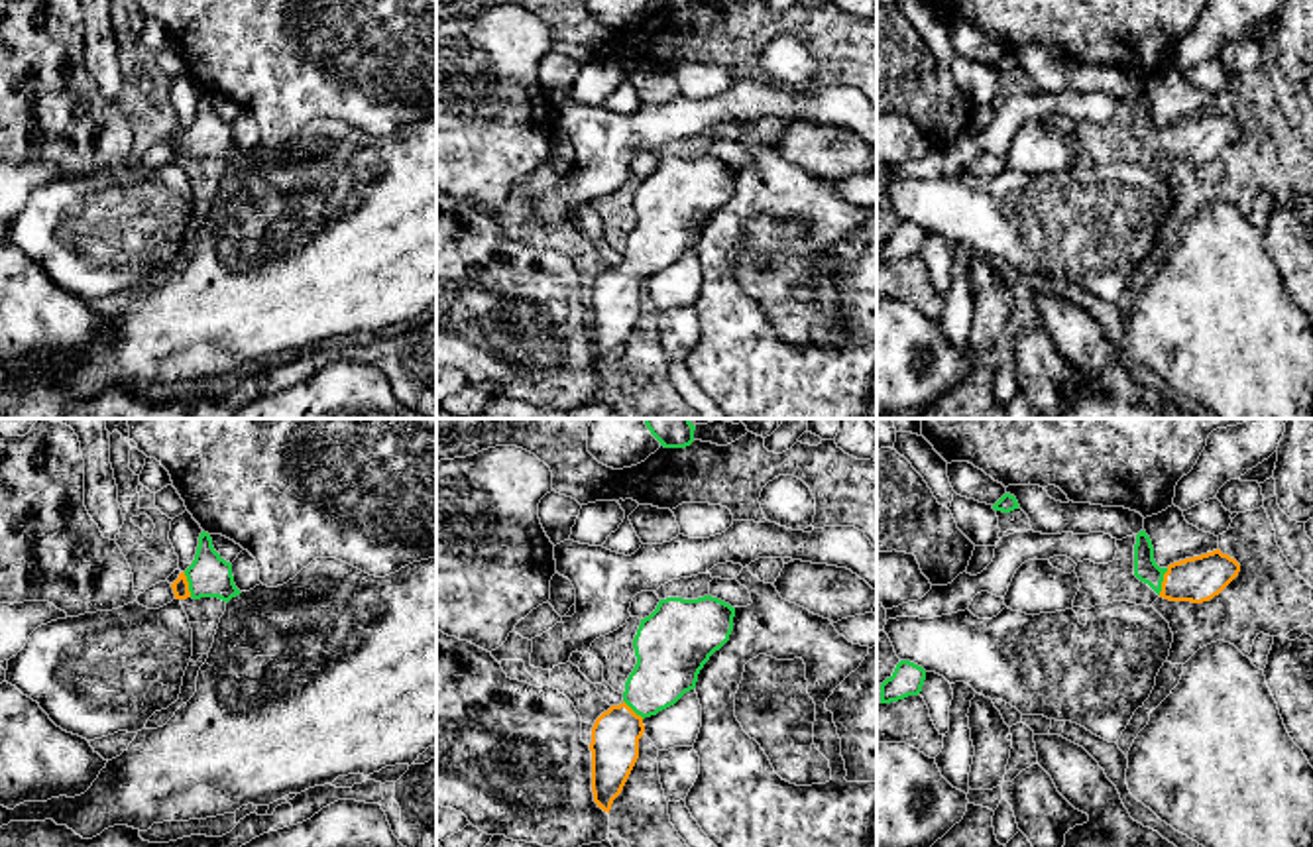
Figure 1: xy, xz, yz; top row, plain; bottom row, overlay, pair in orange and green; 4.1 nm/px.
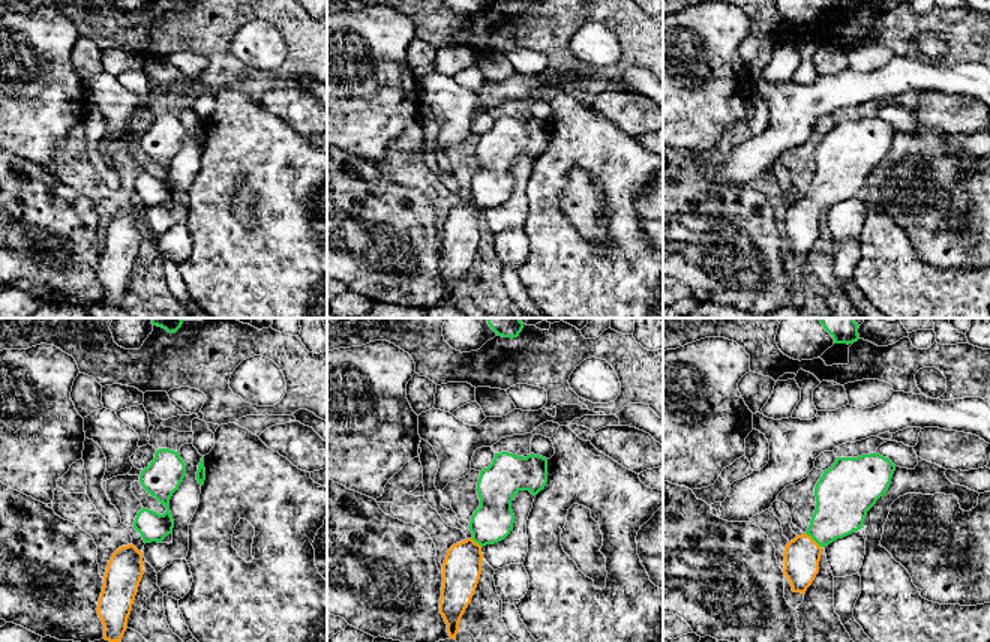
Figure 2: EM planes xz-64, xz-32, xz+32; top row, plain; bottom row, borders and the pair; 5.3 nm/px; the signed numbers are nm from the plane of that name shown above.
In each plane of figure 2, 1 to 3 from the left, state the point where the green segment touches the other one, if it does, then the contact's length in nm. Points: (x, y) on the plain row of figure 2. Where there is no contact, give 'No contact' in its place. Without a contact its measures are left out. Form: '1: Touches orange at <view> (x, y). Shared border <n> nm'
1: No contact
2: Touches orange at xz-32 (477, 207). Shared border 80 nm
3: Touches orange at xz+32 (812, 203). Shared border 130 nm

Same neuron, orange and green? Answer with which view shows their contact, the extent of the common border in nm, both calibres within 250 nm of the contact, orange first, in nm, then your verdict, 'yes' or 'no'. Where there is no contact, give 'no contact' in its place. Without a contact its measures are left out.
contact in yz; length 120 nm; calibres 190 and 100 nm; yes

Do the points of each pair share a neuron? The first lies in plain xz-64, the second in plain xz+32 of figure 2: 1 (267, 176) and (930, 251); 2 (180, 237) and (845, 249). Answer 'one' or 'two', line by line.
1: two
2: one

